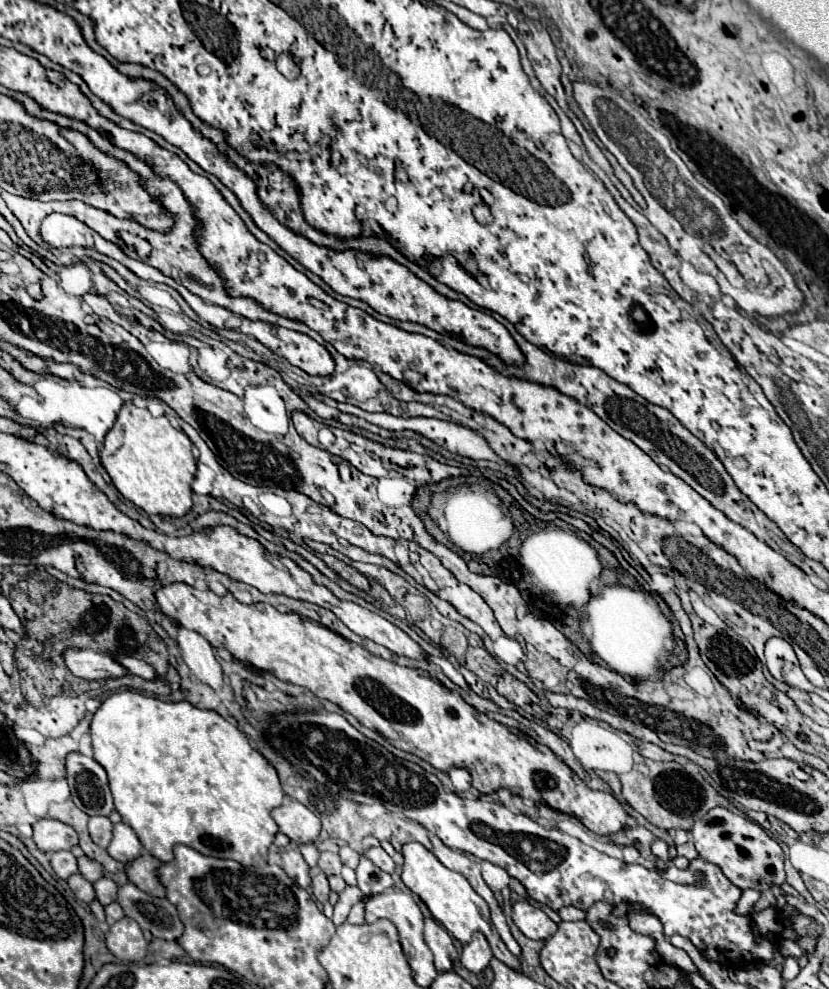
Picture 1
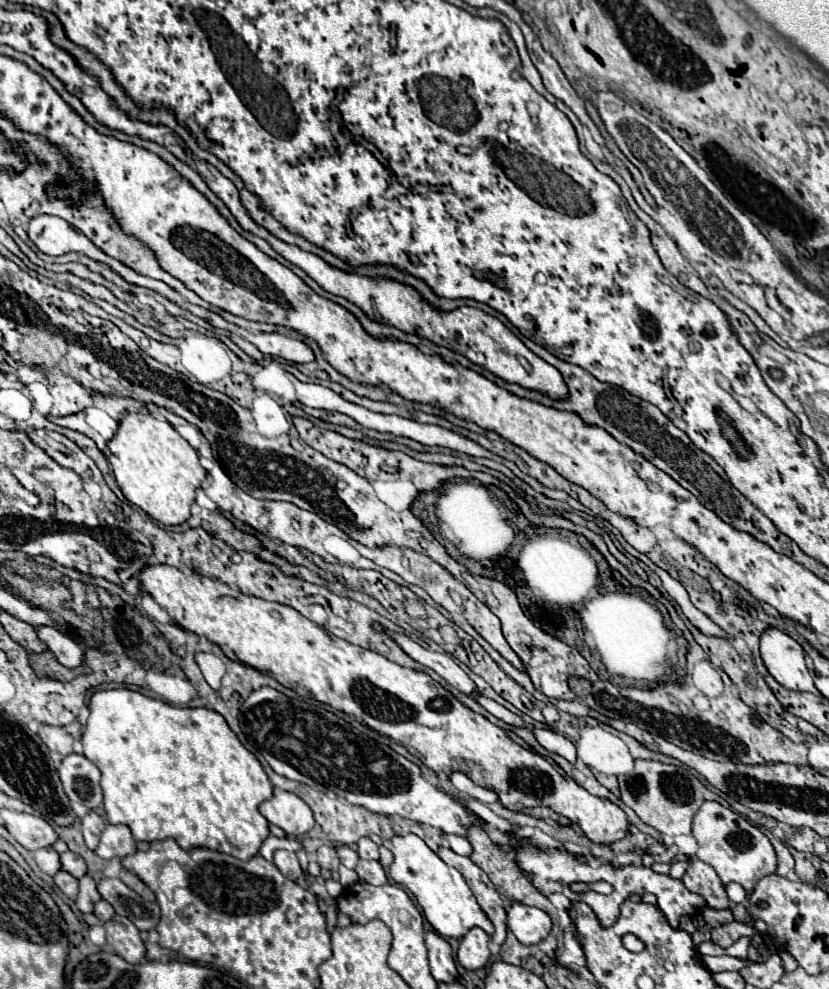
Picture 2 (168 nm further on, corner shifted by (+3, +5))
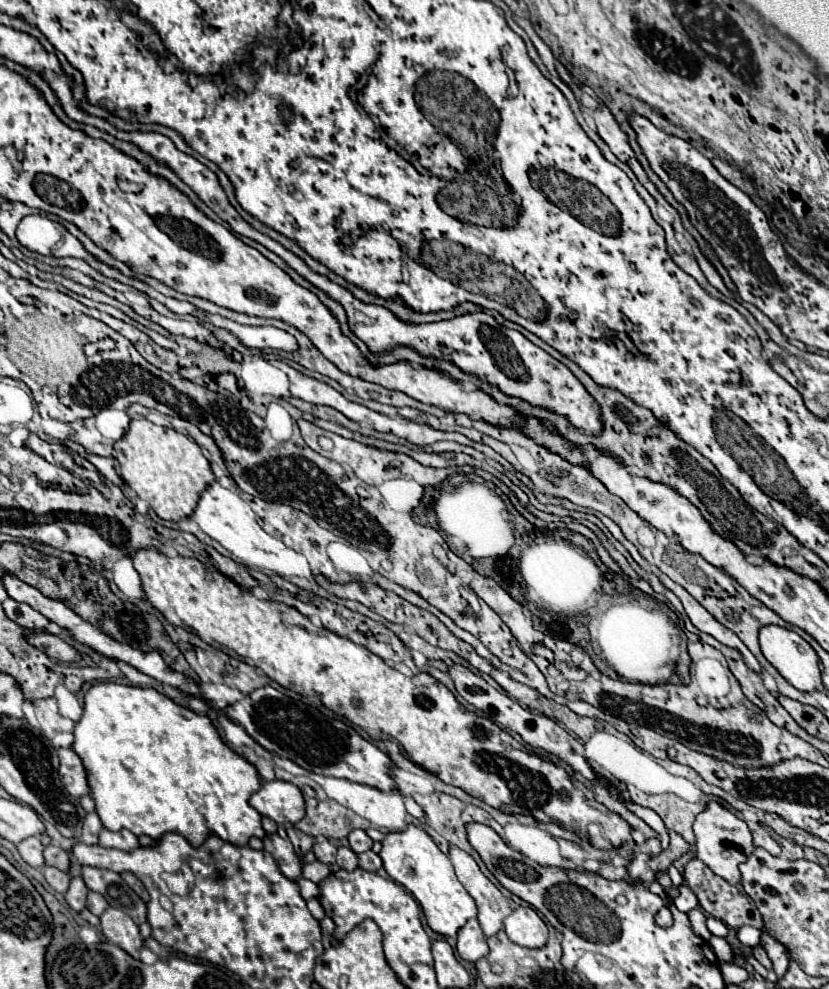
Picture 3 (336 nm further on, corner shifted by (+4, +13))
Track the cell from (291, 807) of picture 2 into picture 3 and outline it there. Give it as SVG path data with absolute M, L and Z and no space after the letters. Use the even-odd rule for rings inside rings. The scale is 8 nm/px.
M285 780L263 782L263 786L249 798L249 804L261 816L269 816L277 824L283 822L297 824L303 820L305 814L305 802L301 790Z

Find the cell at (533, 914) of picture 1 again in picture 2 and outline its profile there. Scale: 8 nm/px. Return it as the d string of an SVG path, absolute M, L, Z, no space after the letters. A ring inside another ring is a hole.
M514 902L508 908L508 928L522 944L532 946L542 942L550 934L552 922L546 912Z

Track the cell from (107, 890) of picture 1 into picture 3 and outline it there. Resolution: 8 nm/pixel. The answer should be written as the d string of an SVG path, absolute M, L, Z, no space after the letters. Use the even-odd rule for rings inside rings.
M75 876L75 878L71 878L71 886L65 892L65 900L75 912L81 912L87 906L87 894L89 894L89 888L85 886L83 878Z

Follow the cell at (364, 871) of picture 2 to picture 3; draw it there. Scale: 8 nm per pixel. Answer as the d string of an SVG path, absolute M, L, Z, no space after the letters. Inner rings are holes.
M367 850L363 854L359 854L359 868L367 870L367 872L377 872L383 866L379 854L375 854L373 850Z

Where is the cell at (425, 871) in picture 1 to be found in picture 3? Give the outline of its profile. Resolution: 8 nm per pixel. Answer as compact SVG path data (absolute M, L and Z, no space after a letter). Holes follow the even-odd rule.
M409 824L401 832L389 832L381 844L383 850L379 856L383 860L383 868L397 884L405 886L415 896L433 932L441 936L457 936L457 930L469 918L477 916L475 900L467 894L465 886L459 882L449 856L437 848L437 844L429 838L429 834L423 828Z

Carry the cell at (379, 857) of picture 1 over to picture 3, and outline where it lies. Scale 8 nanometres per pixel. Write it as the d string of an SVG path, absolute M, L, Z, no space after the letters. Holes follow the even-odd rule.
M353 830L349 834L349 846L351 846L351 850L355 854L361 854L361 852L365 852L365 850L369 850L373 846L373 840L367 836L365 830Z

